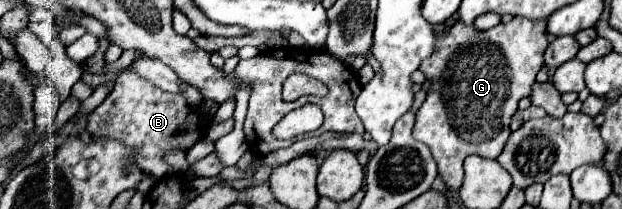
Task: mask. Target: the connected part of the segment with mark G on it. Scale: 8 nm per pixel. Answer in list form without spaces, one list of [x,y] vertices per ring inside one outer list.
[[[513,18],[509,24],[497,24],[485,32],[475,30],[473,26],[455,22],[445,34],[437,36],[437,50],[431,58],[423,60],[421,70],[427,78],[433,78],[433,86],[427,92],[423,106],[417,110],[417,122],[413,128],[415,140],[427,144],[433,152],[433,158],[449,190],[459,190],[463,182],[463,160],[471,154],[497,158],[511,134],[509,120],[517,110],[517,102],[531,94],[537,72],[543,66],[543,54],[547,48],[545,38],[545,20],[527,20]]]

